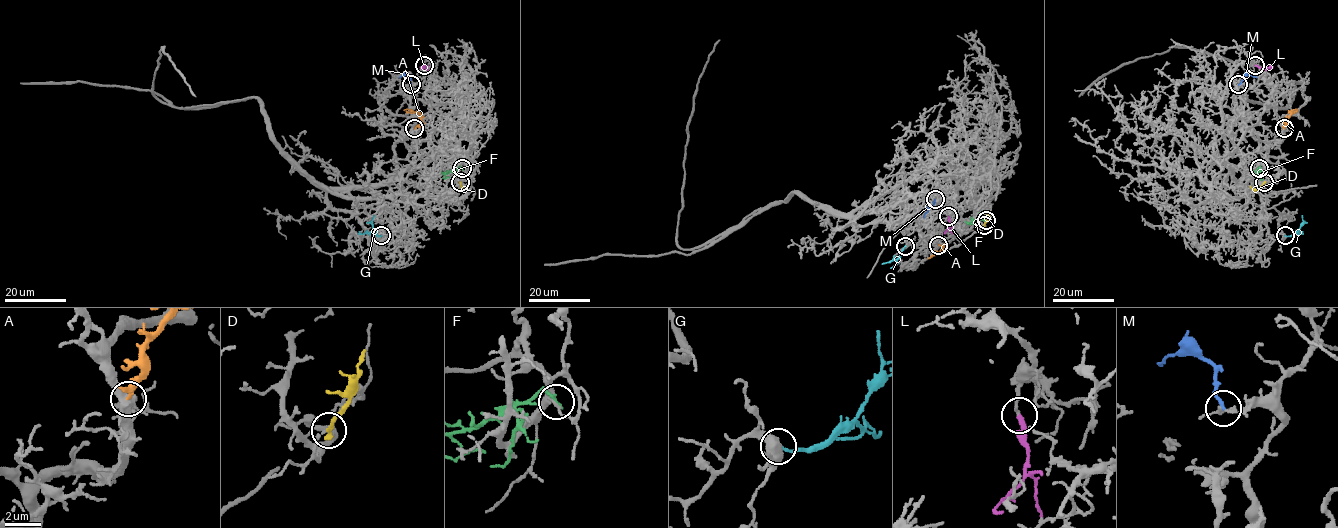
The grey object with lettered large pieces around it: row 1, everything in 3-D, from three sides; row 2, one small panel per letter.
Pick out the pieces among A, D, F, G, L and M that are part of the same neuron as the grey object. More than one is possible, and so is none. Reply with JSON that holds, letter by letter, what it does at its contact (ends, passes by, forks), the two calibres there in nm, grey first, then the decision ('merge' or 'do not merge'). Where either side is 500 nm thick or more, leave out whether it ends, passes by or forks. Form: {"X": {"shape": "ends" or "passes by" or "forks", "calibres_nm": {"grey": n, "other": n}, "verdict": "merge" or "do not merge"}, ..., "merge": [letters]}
{"A": {"shape": "ends", "calibres_nm": {"grey": 440, "other": 200}, "verdict": "merge"}, "D": {"shape": "ends", "calibres_nm": {"grey": 120, "other": 240}, "verdict": "do not merge"}, "F": {"shape": "ends", "calibres_nm": {"grey": 160, "other": 190}, "verdict": "do not merge"}, "G": {"shape": "ends", "calibres_nm": {"grey": 420, "other": 180}, "verdict": "do not merge"}, "L": {"shape": "ends", "calibres_nm": {"grey": 150, "other": 320}, "verdict": "merge"}, "M": {"shape": "ends", "calibres_nm": {"grey": 120, "other": 180}, "verdict": "do not merge"}, "merge": ["A", "L"]}

